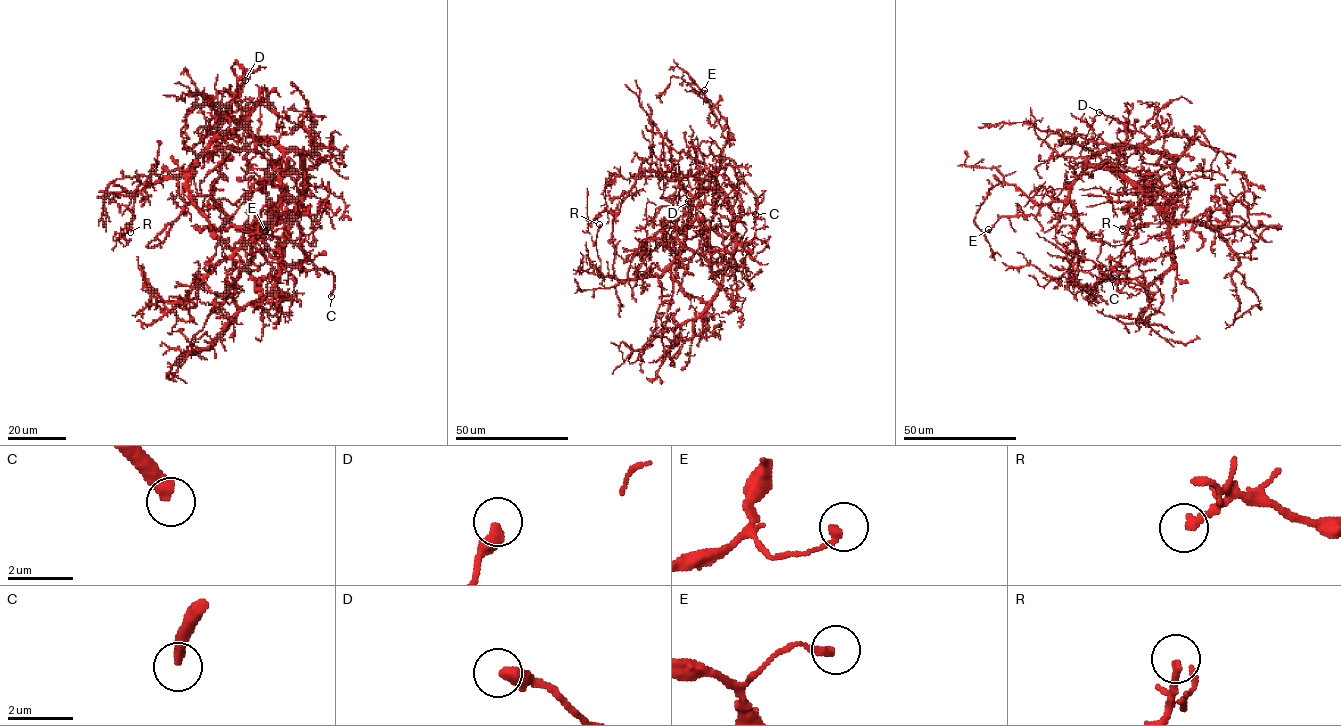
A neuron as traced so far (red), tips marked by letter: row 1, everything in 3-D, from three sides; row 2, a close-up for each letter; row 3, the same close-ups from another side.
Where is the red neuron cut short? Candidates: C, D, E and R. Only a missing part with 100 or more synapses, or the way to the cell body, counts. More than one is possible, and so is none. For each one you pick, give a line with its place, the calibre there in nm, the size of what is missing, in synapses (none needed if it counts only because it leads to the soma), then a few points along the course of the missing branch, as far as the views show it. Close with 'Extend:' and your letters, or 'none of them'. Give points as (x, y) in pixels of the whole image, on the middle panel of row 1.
C: place (755, 214); calibre 380 nm; course (755, 214), (748, 228), (746, 249), (743, 243), (742, 260), (748, 268)
Extend: C

